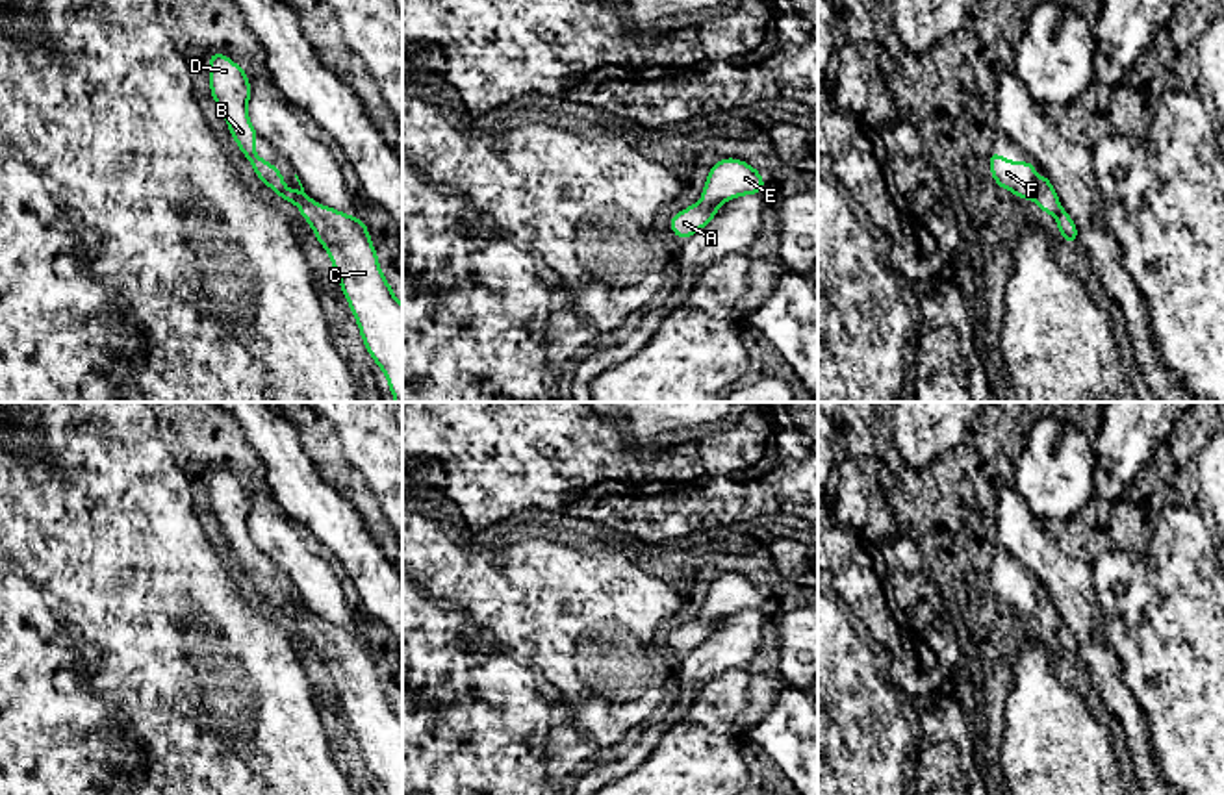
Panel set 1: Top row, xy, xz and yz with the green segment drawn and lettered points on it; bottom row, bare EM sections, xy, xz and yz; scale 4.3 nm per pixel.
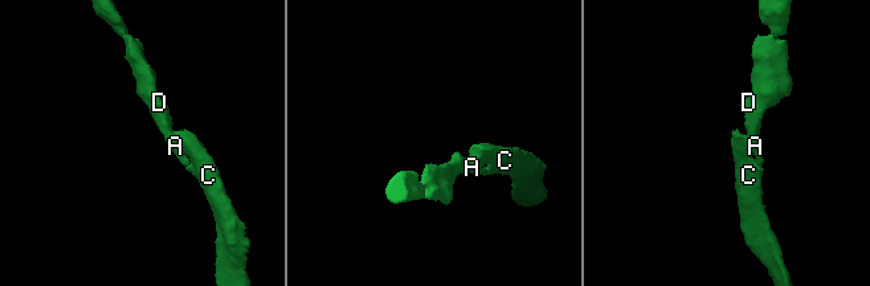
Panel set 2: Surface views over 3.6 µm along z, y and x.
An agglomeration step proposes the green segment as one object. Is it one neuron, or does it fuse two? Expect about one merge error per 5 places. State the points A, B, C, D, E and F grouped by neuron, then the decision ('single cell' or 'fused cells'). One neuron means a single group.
A B C D E F | single cell

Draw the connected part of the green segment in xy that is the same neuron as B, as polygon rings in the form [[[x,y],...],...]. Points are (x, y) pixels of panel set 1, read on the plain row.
[[[217,467],[210,469],[208,478],[210,508],[228,537],[230,550],[258,593],[282,615],[299,621],[302,634],[310,637],[317,656],[328,667],[369,771],[388,795],[402,795],[402,719],[380,686],[365,637],[360,630],[349,632],[313,617],[297,589],[300,606],[286,604],[284,589],[254,565],[258,547],[249,536],[252,504],[247,486]]]

